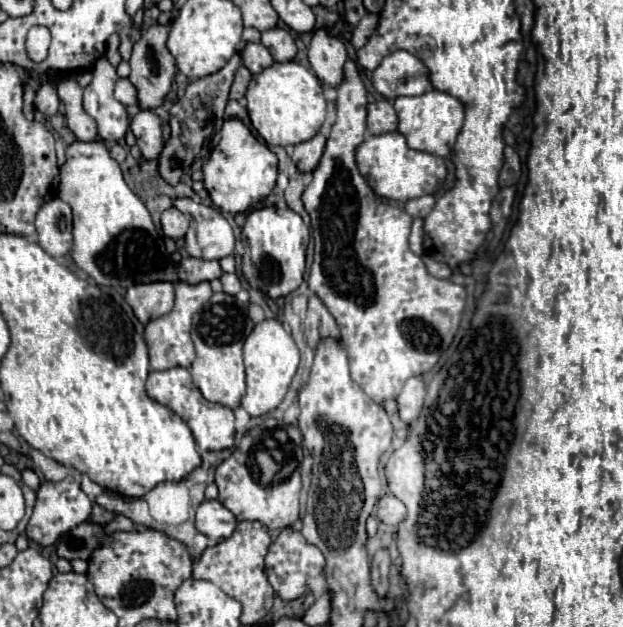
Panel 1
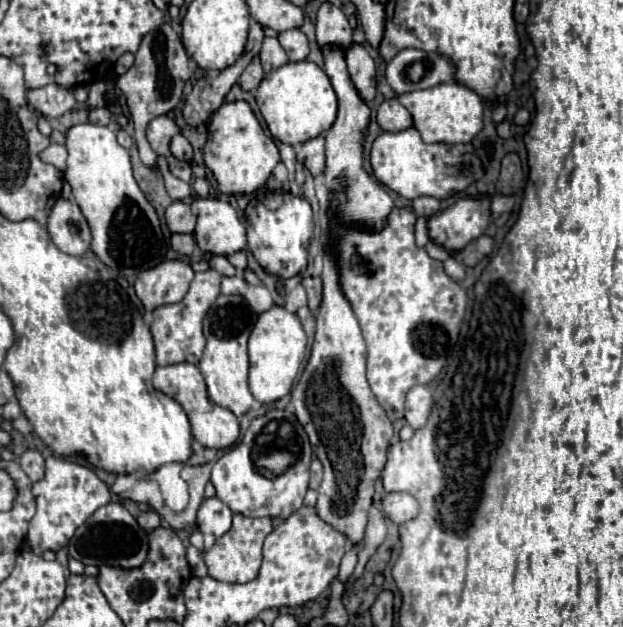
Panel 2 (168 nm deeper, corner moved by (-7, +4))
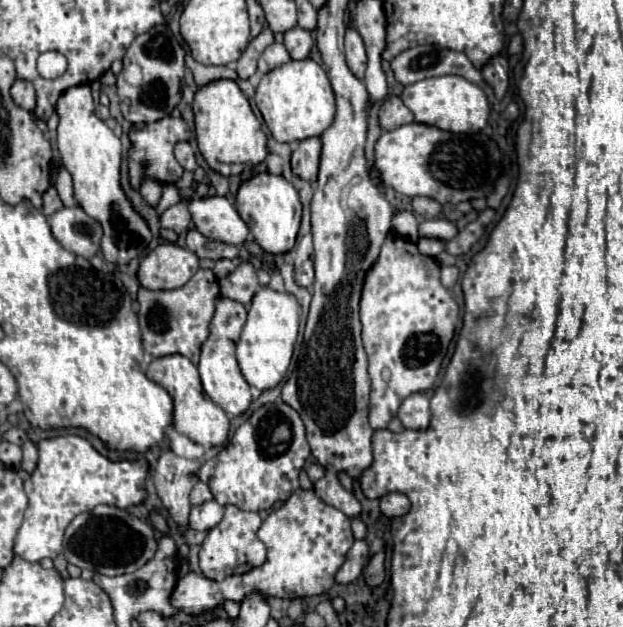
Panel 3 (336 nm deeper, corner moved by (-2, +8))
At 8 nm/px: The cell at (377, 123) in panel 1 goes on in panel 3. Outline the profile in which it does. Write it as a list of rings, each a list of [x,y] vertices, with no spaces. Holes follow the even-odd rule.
[[[390,95],[384,99],[382,107],[380,107],[380,113],[378,113],[378,119],[380,119],[380,127],[390,131],[390,129],[396,129],[400,125],[406,125],[406,123],[412,123],[414,121],[414,115],[412,111],[402,103],[400,97],[396,95]]]

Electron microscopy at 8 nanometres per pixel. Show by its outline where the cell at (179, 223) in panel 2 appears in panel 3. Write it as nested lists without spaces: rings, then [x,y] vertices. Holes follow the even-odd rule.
[[[184,203],[168,207],[160,217],[160,225],[166,229],[172,229],[176,233],[186,233],[192,225],[192,217],[190,217],[188,207]]]

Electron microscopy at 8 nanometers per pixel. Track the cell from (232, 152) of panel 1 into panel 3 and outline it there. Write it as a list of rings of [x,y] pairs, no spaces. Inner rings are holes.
[[[222,79],[198,89],[192,109],[198,149],[216,173],[224,177],[240,175],[254,169],[266,159],[266,133],[262,131],[261,122],[252,113],[248,99],[234,81]]]

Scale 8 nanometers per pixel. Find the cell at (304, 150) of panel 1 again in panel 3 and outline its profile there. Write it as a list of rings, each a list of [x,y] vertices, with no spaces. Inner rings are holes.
[[[310,137],[298,141],[298,147],[292,153],[292,171],[304,179],[314,181],[318,175],[318,163],[320,163],[320,137]]]

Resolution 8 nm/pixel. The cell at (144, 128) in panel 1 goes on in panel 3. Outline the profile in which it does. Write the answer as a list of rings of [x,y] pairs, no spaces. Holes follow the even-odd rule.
[[[164,117],[160,121],[154,123],[144,123],[144,125],[136,125],[130,131],[130,141],[132,141],[132,149],[130,149],[130,183],[132,187],[140,187],[140,181],[150,175],[152,179],[160,181],[160,183],[174,183],[182,177],[184,169],[180,167],[180,163],[174,159],[174,145],[178,141],[188,141],[190,139],[190,129],[186,125],[184,119],[174,119],[174,117]],[[142,161],[148,161],[148,167],[142,169]]]

